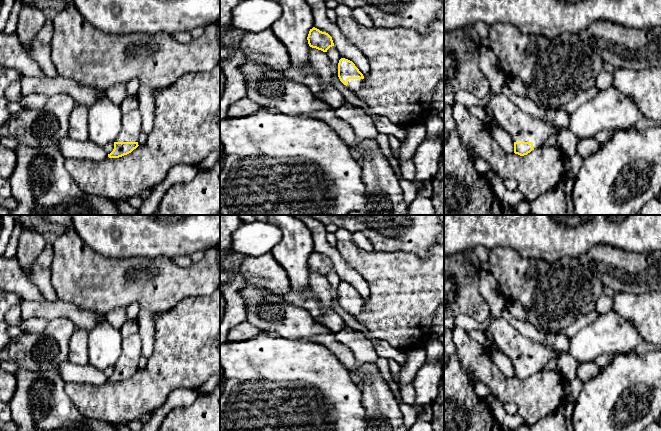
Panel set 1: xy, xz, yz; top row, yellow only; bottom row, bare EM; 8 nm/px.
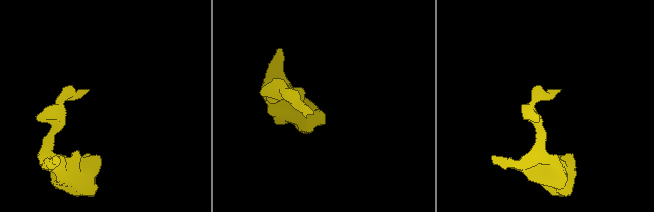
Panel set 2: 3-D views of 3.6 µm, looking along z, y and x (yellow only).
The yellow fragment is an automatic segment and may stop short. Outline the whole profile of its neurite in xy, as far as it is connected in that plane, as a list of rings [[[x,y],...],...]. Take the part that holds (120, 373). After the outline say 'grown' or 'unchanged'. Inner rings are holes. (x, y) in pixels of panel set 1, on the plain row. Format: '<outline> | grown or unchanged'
[[[138,333],[122,338],[122,352],[114,366],[113,375],[109,382],[119,382],[131,377],[138,369],[142,356],[142,341]]] | grown

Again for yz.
[[[502,318],[491,319],[487,323],[488,330],[494,343],[501,352],[511,360],[514,366],[514,377],[520,380],[527,379],[537,373],[551,360],[557,360],[561,354],[555,354],[550,348],[539,341],[523,336],[507,320]]] | grown

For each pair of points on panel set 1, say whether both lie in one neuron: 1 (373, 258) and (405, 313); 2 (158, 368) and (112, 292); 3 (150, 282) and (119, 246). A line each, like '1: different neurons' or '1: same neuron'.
1: same neuron
2: different neurons
3: different neurons

